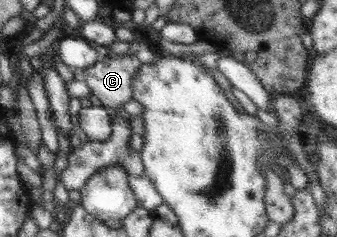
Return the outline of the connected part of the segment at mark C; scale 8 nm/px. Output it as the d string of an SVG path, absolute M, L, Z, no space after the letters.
M113 56L75 71L75 79L85 80L103 106L115 109L133 98L133 78L139 70L141 62L136 56Z

